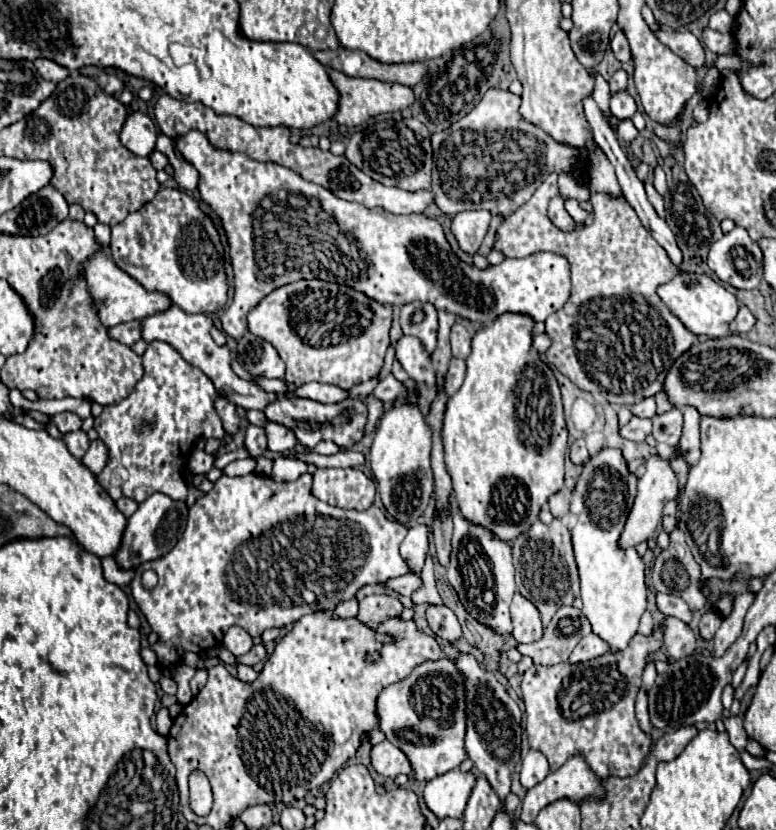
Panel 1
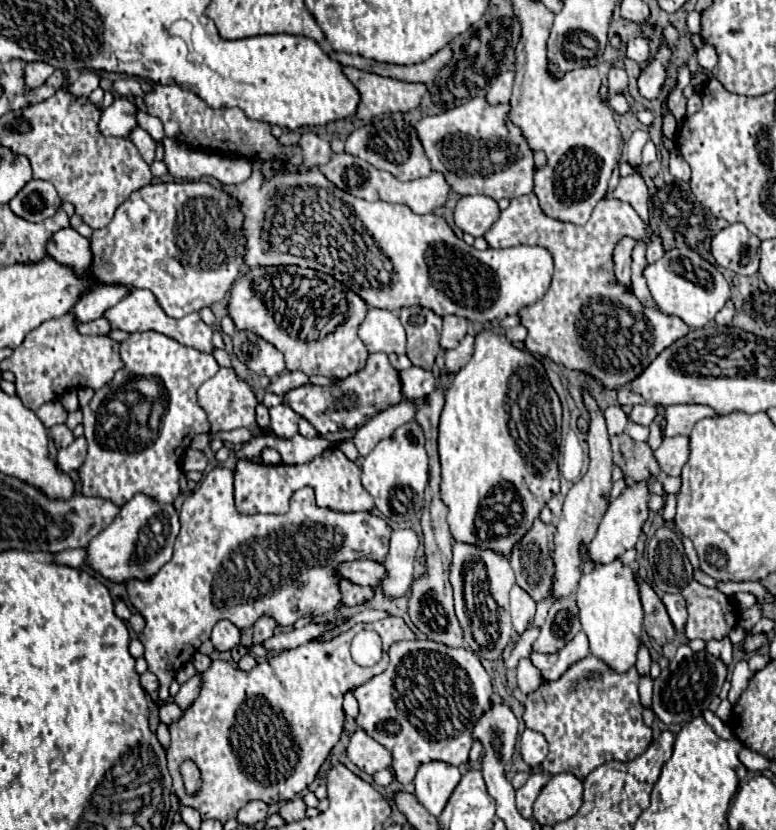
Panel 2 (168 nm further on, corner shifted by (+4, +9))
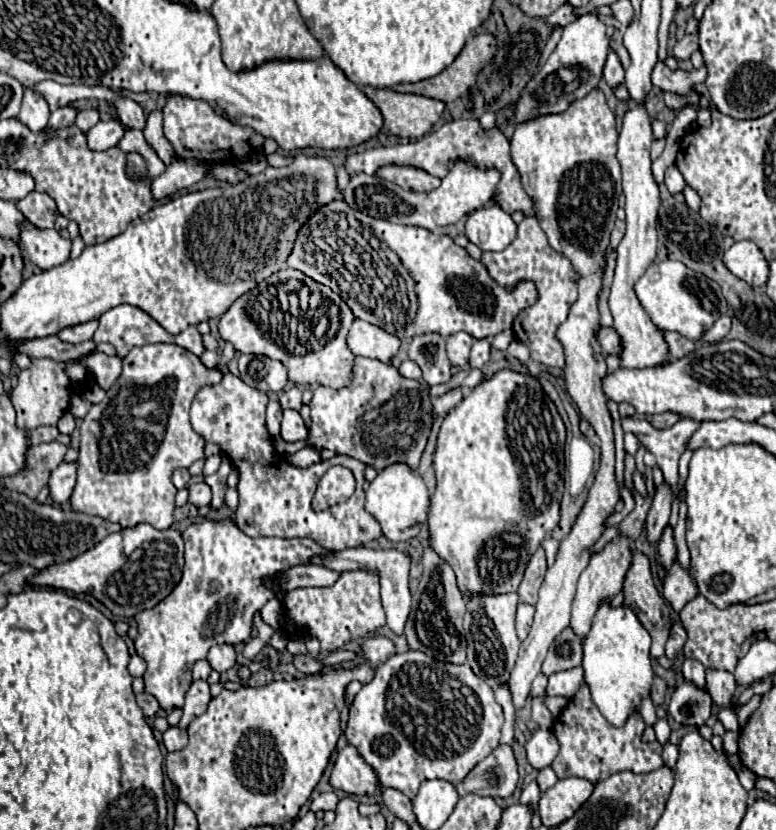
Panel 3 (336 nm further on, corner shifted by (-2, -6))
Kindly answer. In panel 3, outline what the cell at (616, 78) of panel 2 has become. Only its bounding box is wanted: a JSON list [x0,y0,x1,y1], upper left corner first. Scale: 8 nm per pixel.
[603,50,625,88]

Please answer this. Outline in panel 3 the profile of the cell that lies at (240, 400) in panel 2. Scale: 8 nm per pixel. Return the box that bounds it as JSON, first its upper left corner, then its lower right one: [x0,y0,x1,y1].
[191,372,381,550]

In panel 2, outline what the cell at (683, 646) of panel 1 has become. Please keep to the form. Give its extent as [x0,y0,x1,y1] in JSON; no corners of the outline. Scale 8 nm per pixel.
[637,579,675,645]

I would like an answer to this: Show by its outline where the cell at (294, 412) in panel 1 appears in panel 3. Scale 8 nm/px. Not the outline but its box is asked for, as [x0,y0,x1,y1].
[309,356,433,470]

